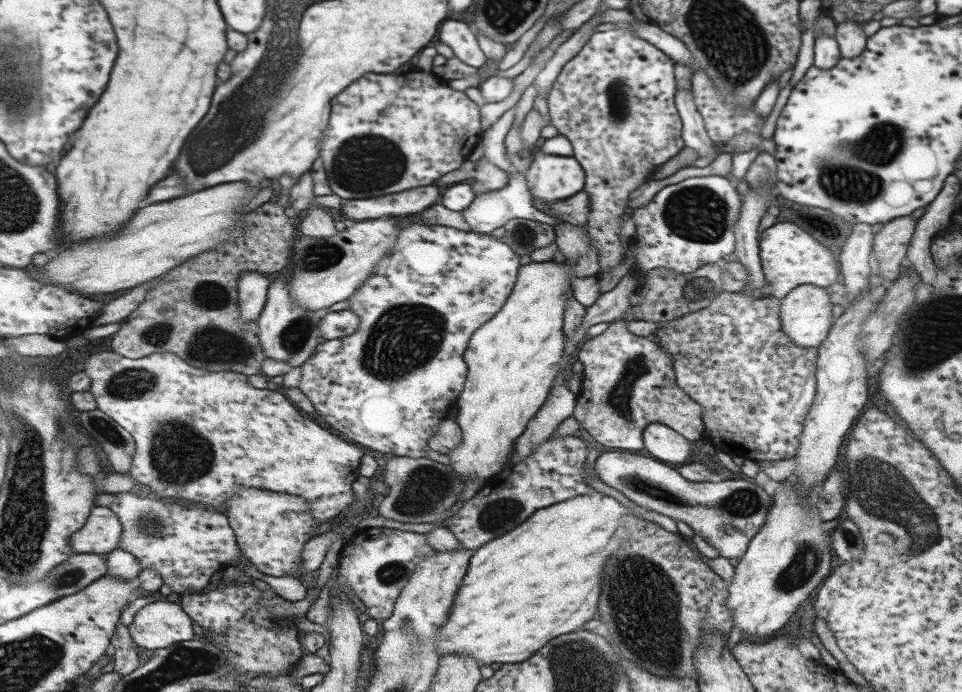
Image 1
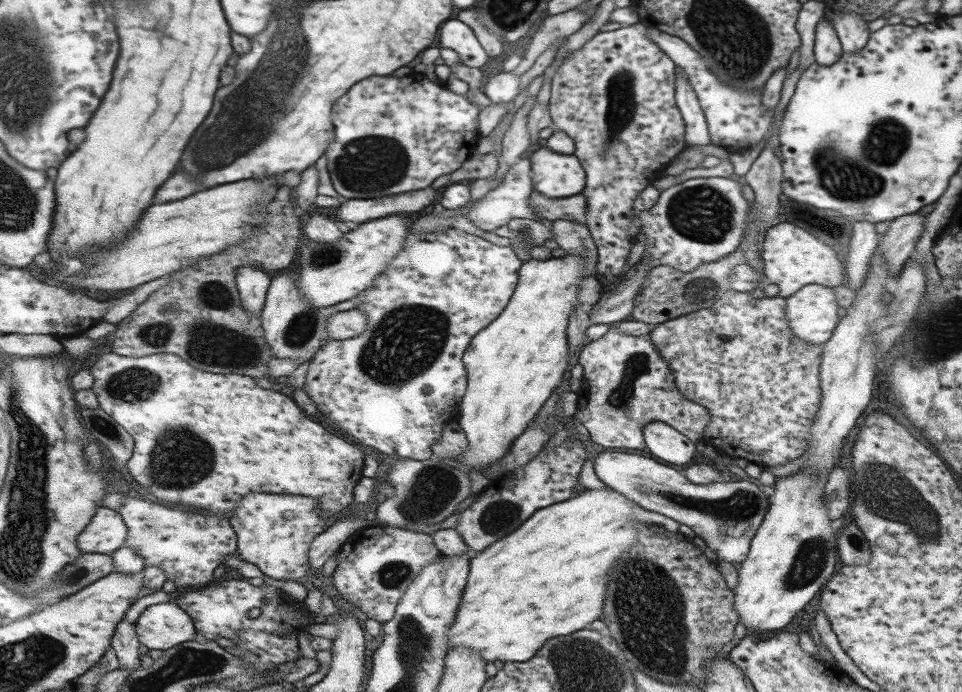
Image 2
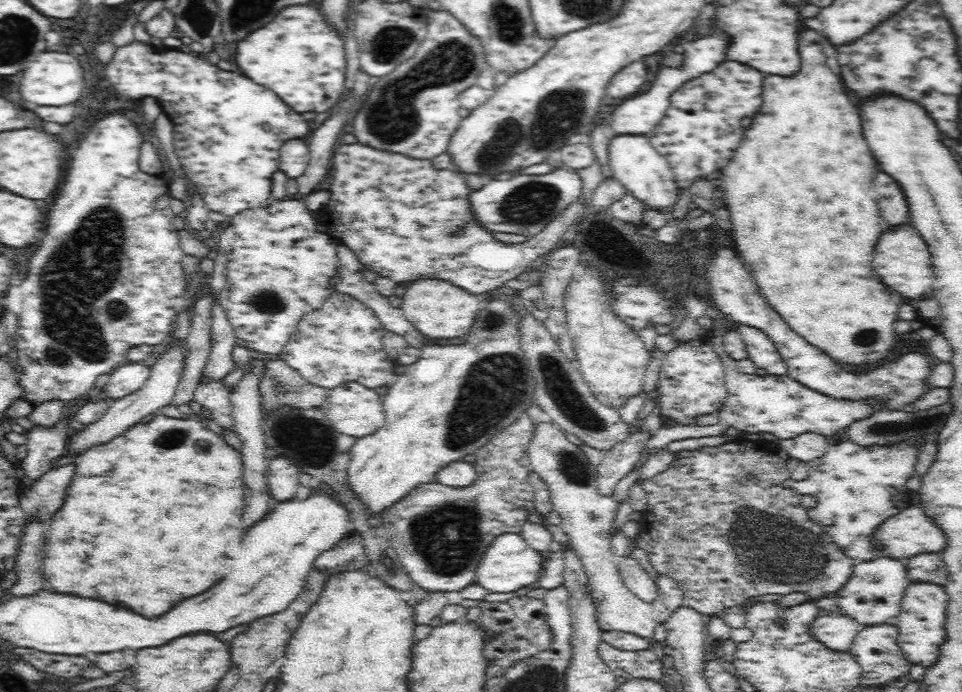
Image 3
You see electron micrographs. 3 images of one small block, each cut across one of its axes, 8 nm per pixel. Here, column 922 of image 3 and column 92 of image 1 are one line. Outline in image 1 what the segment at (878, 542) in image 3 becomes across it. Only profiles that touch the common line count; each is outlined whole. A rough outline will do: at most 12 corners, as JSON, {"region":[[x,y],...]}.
{"region":[[97,506],[73,536],[74,552],[108,555],[120,548],[124,524]]}

